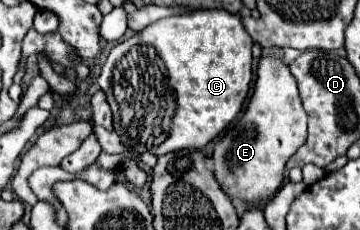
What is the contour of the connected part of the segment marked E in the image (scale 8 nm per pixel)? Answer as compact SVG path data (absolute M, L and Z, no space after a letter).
M263 56L259 60L253 96L239 120L239 128L241 130L229 130L221 142L215 144L215 176L233 198L243 202L269 200L283 184L287 160L307 140L307 114L301 106L295 78L289 66L277 56Z

